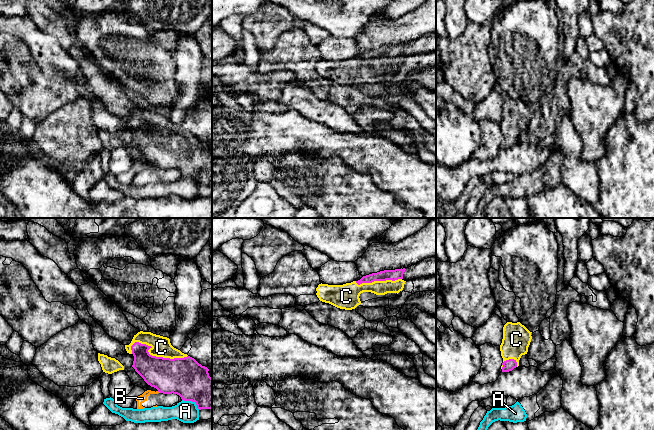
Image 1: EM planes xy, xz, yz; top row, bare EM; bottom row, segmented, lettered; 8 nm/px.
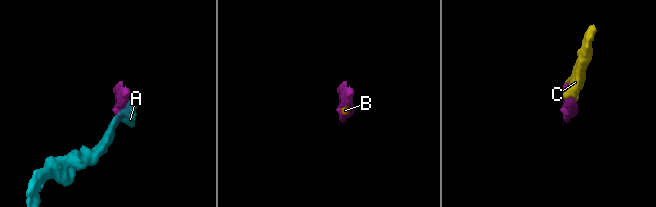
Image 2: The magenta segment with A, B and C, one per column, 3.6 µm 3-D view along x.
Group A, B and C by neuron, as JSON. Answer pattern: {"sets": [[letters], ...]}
{"sets": [["A"], ["B"], ["C"]]}

